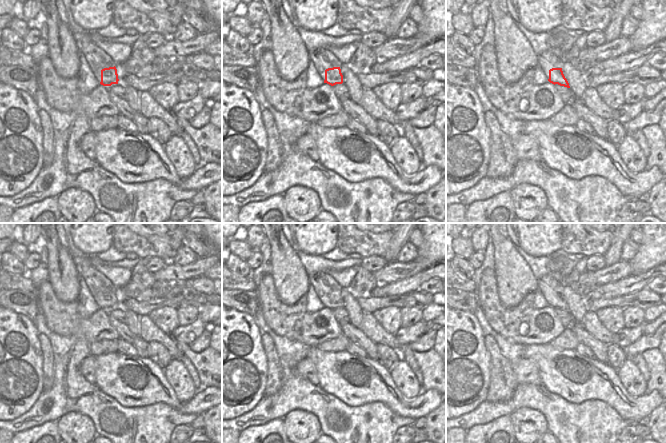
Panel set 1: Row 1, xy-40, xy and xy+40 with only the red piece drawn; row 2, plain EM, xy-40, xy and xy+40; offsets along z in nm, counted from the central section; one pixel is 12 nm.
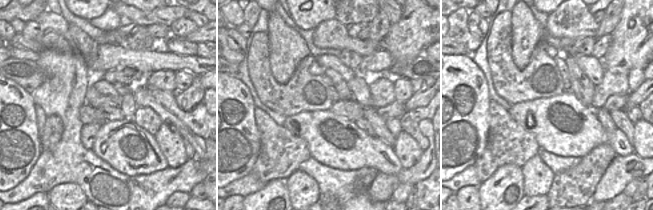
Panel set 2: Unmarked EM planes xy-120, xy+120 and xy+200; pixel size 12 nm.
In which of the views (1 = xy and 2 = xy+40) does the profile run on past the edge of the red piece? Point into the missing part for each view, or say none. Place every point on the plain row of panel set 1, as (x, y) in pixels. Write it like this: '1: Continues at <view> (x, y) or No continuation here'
1: Continues at xy (340, 314)
2: Continues at xy+40 (567, 320)

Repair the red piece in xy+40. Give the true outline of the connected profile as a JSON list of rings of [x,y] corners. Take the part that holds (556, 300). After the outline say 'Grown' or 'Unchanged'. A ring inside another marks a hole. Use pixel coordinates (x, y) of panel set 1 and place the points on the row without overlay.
[[[562,292],[550,293],[548,305],[554,309],[556,317],[561,321],[565,328],[570,328],[572,325],[576,324],[568,305],[563,298]]]. Grown

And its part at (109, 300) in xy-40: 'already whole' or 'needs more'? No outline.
needs more

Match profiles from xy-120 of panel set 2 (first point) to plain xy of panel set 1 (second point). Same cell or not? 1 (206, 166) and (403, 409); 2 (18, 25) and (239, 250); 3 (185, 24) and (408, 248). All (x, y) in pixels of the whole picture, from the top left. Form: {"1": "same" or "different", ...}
{"1": "same", "2": "same", "3": "same"}

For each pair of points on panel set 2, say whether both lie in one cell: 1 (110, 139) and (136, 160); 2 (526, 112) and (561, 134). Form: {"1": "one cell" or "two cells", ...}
{"1": "one cell", "2": "one cell"}

